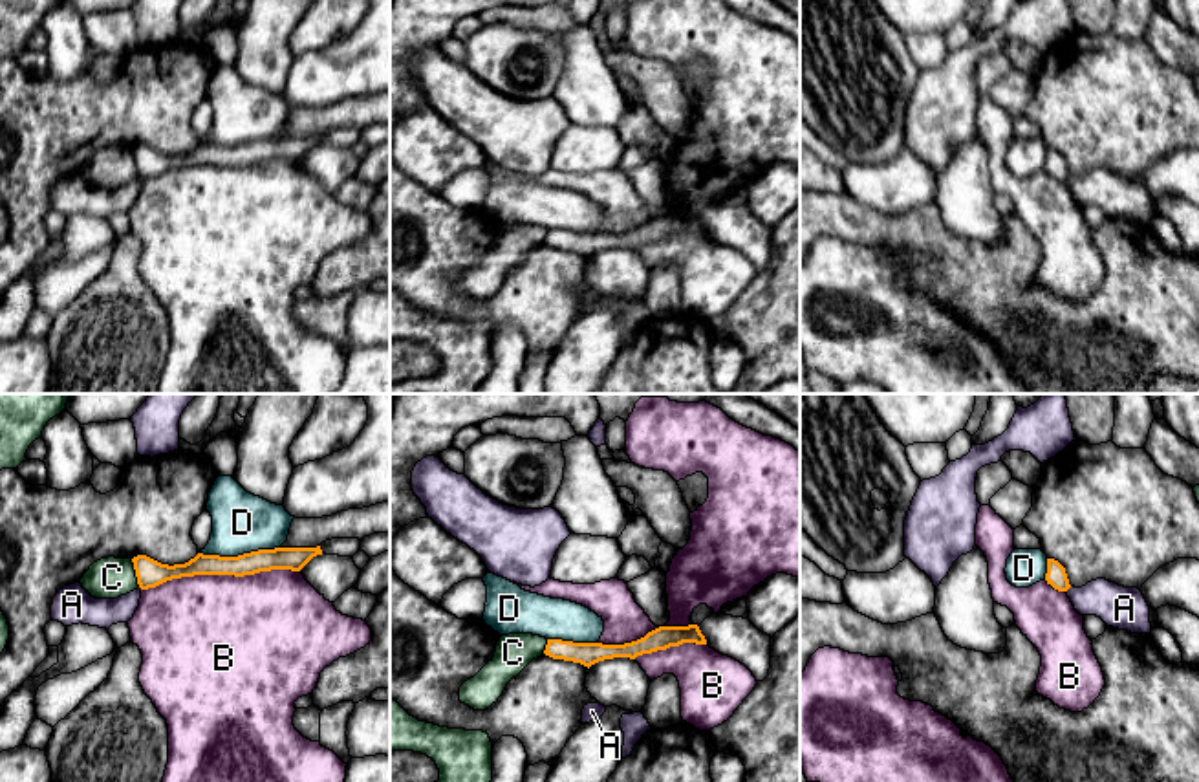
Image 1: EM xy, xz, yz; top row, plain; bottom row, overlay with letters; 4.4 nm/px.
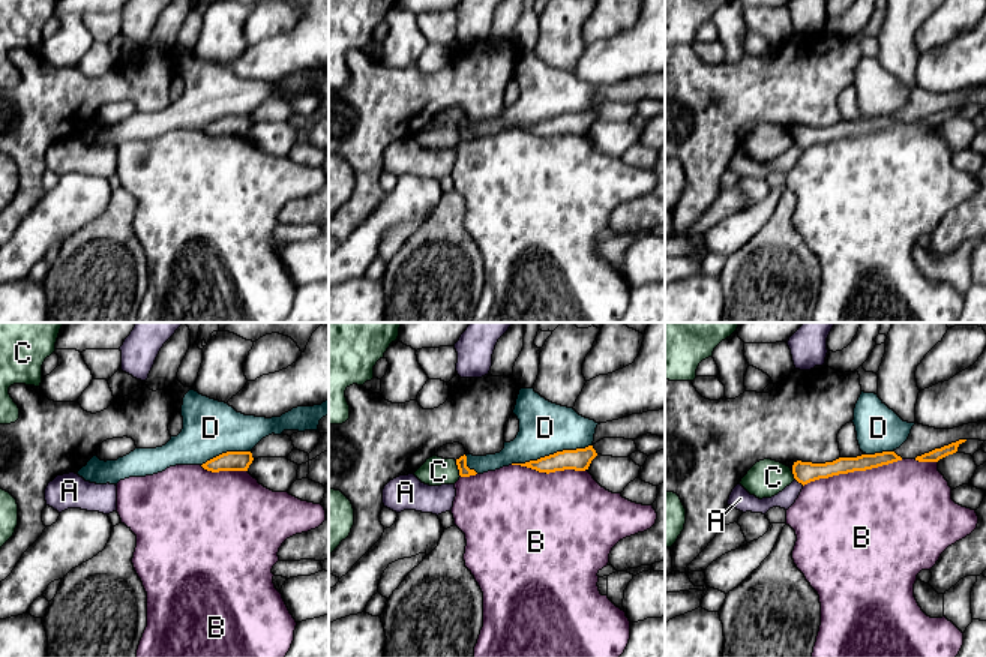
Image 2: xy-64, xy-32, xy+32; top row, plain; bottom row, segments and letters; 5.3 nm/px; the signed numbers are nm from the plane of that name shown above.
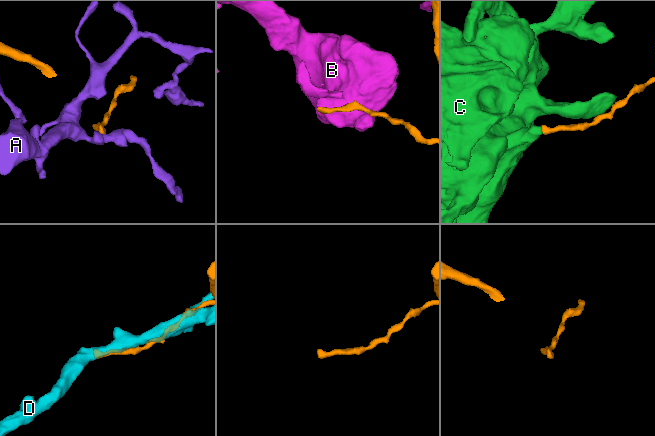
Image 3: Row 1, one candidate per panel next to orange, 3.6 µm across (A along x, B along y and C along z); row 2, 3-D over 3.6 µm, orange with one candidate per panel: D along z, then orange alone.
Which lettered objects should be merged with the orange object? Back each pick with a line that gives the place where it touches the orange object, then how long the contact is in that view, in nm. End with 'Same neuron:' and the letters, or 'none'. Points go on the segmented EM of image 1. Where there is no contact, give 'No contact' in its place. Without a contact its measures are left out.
Same neuron: none

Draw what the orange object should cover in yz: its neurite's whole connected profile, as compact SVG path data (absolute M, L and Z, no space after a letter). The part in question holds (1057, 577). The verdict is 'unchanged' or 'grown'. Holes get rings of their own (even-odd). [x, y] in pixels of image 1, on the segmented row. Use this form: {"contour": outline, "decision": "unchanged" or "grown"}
{"contour": "M1047 559L1045 581L1058 592L1067 592L1071 588L1065 568L1054 559Z", "decision": "unchanged"}

